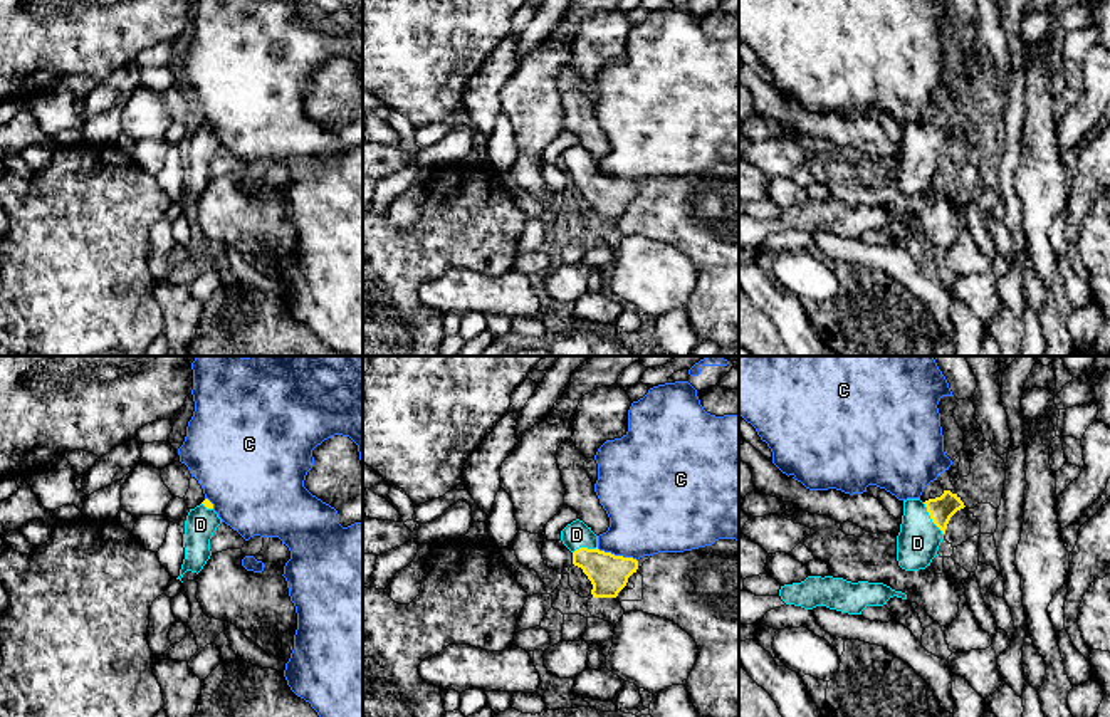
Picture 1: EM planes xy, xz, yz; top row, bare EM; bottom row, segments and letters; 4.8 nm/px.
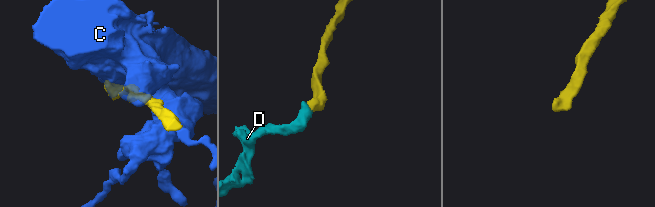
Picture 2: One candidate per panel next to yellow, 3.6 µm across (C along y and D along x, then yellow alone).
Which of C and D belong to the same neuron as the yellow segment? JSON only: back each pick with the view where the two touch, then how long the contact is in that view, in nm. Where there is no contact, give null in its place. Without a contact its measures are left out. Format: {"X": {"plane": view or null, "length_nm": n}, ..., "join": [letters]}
{"D": {"plane": "yz", "length_nm": 190}, "join": ["D"]}

